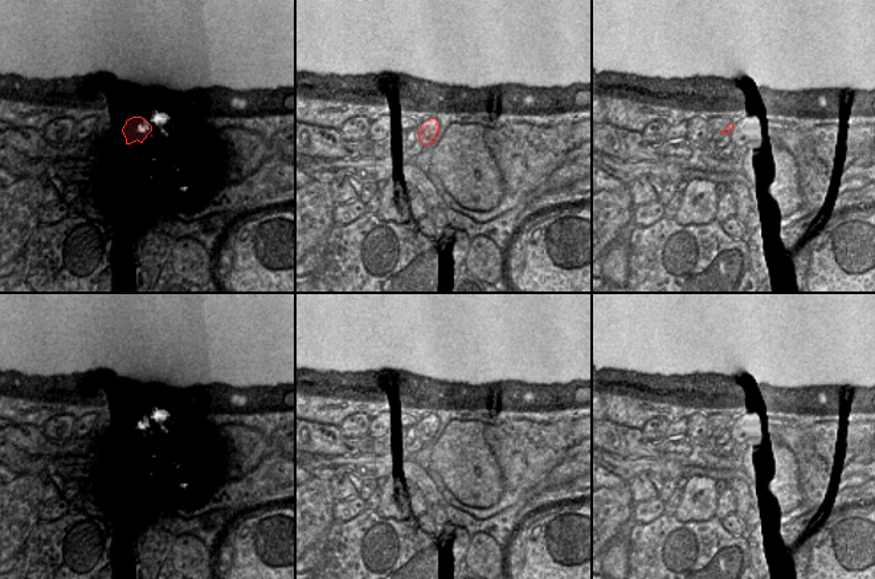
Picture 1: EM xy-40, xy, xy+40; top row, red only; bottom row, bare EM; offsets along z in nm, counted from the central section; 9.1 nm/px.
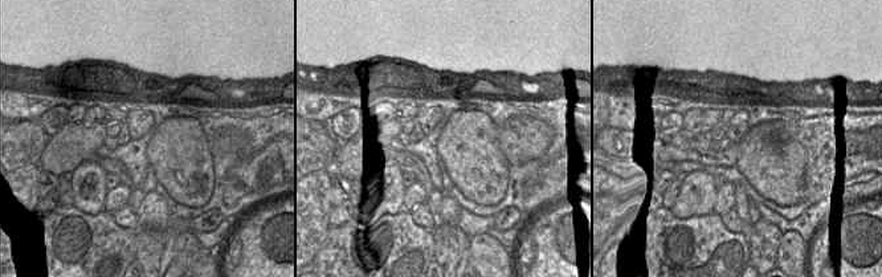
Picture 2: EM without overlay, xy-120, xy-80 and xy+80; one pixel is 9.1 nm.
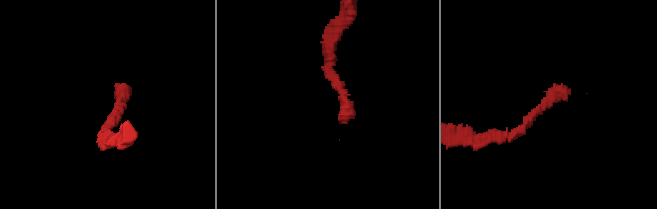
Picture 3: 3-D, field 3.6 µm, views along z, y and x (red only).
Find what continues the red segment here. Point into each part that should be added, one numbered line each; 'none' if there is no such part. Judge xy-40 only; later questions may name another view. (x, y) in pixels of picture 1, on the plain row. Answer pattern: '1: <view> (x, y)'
none

